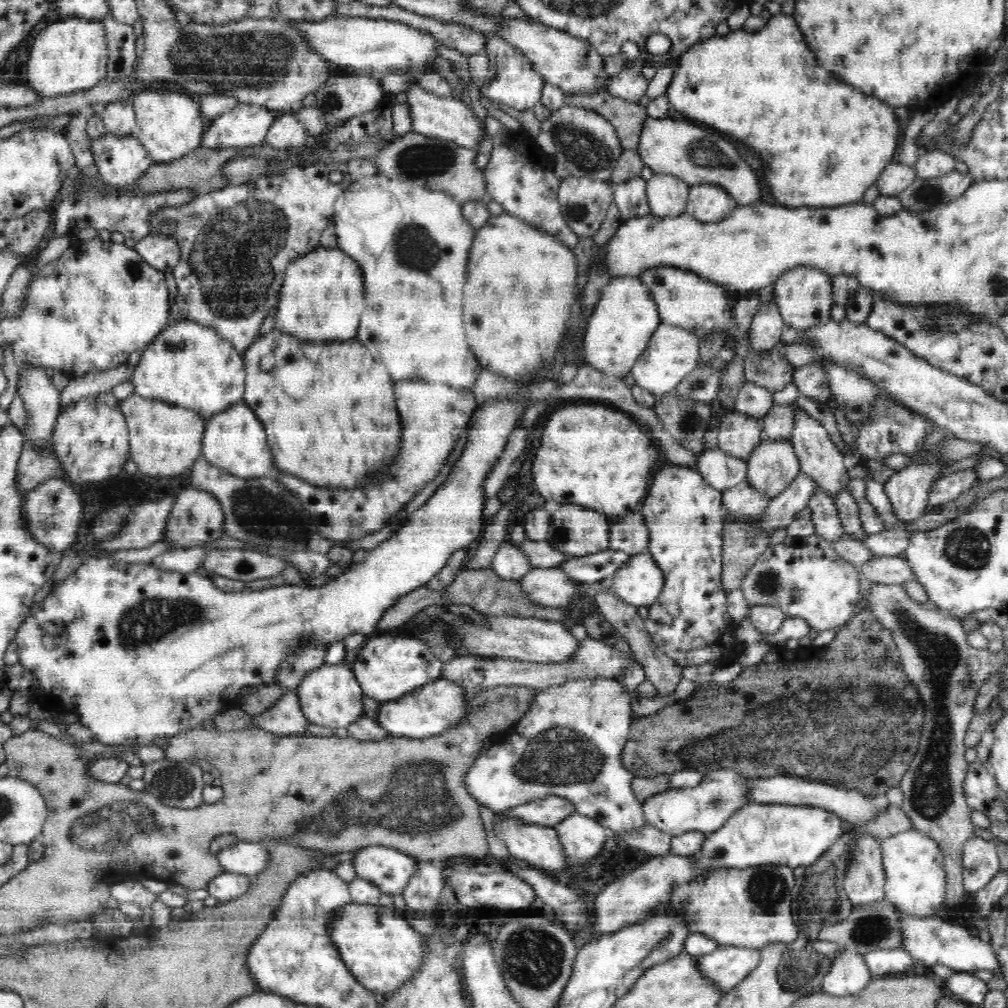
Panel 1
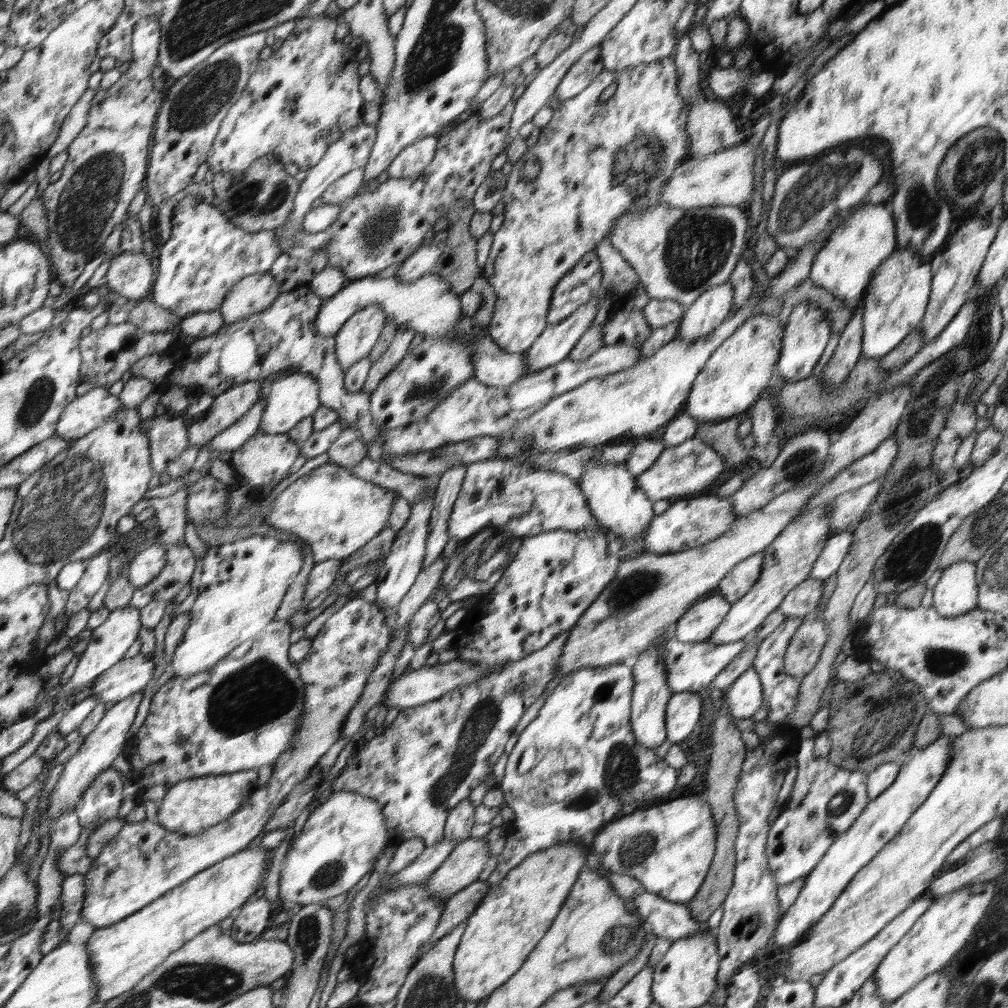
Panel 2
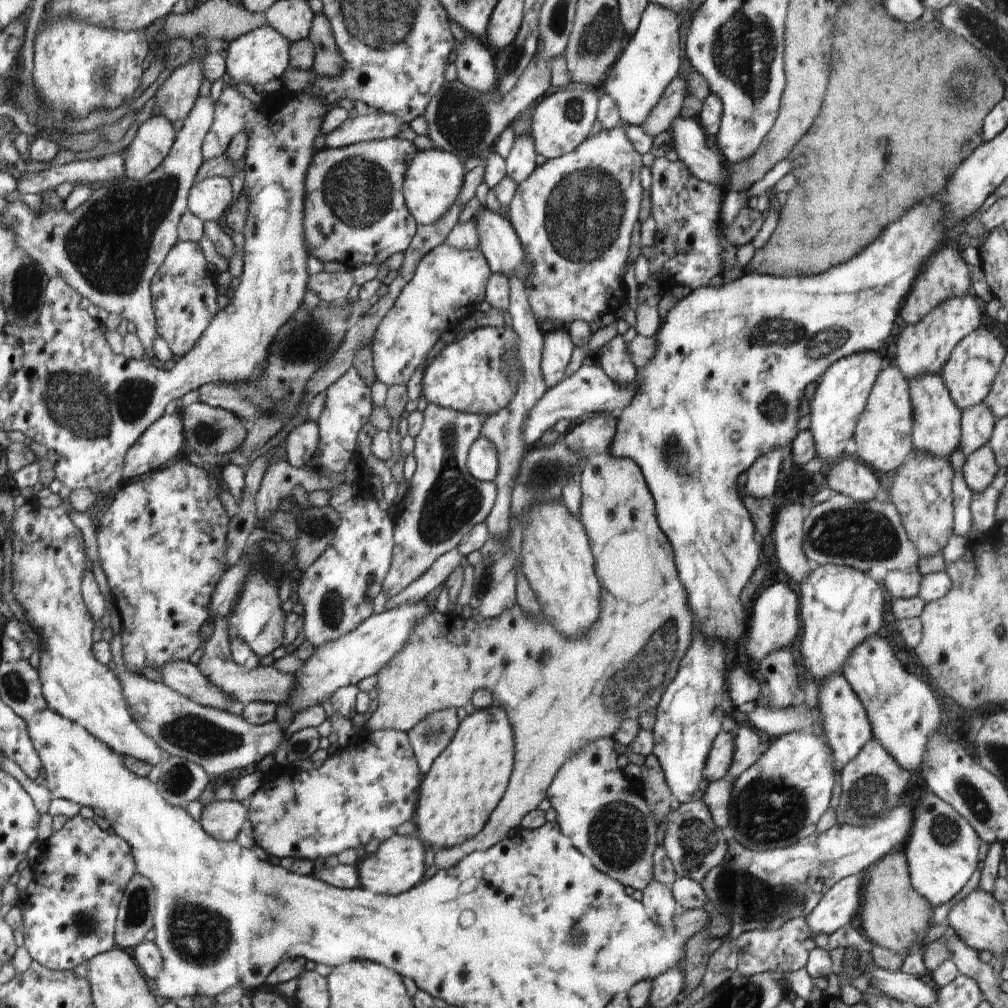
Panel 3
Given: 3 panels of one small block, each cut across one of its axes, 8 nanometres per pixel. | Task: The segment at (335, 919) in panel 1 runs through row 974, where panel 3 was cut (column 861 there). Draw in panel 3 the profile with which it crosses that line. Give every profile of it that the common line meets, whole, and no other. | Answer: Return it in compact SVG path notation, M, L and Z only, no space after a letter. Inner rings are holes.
M875 352L856 353L833 362L816 388L810 403L810 426L815 446L815 458L832 464L844 454L848 440L854 437L854 428L866 410L868 398L880 374L882 358Z

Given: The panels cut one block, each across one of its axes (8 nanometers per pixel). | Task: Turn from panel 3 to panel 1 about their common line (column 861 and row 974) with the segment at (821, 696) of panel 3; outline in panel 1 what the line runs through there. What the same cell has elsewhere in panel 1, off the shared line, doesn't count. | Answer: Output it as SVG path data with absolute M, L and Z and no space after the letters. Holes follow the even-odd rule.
M719 946L714 952L710 952L710 954L695 957L692 962L699 968L699 972L703 975L703 978L706 978L707 982L710 982L711 986L714 986L715 990L718 990L719 994L723 996L728 995L738 984L744 982L749 975L753 974L753 971L756 970L761 962L761 956L760 951Z

